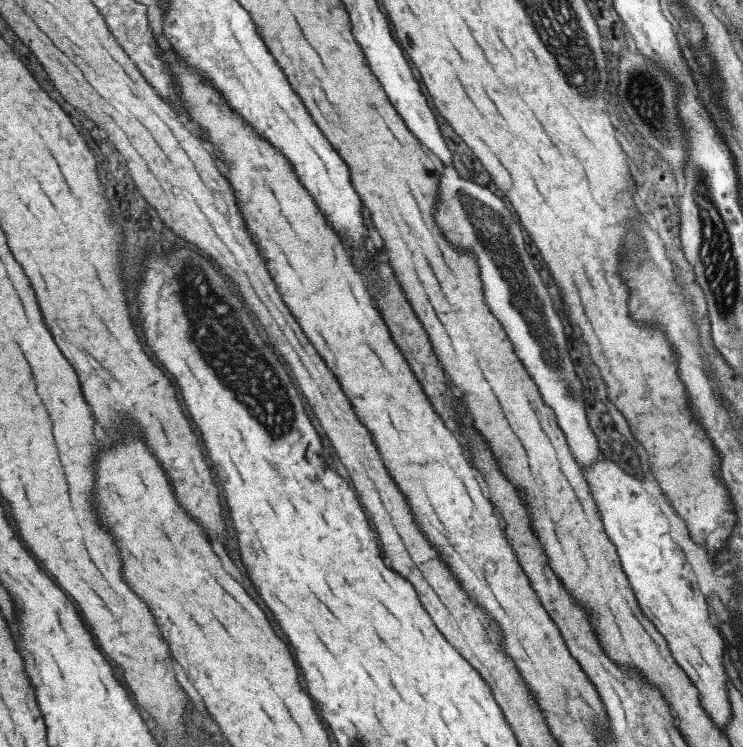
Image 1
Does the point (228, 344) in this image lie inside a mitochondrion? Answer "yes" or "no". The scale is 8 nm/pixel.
yes

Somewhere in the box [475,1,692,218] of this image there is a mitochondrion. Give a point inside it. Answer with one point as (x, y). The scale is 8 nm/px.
(644, 95)

